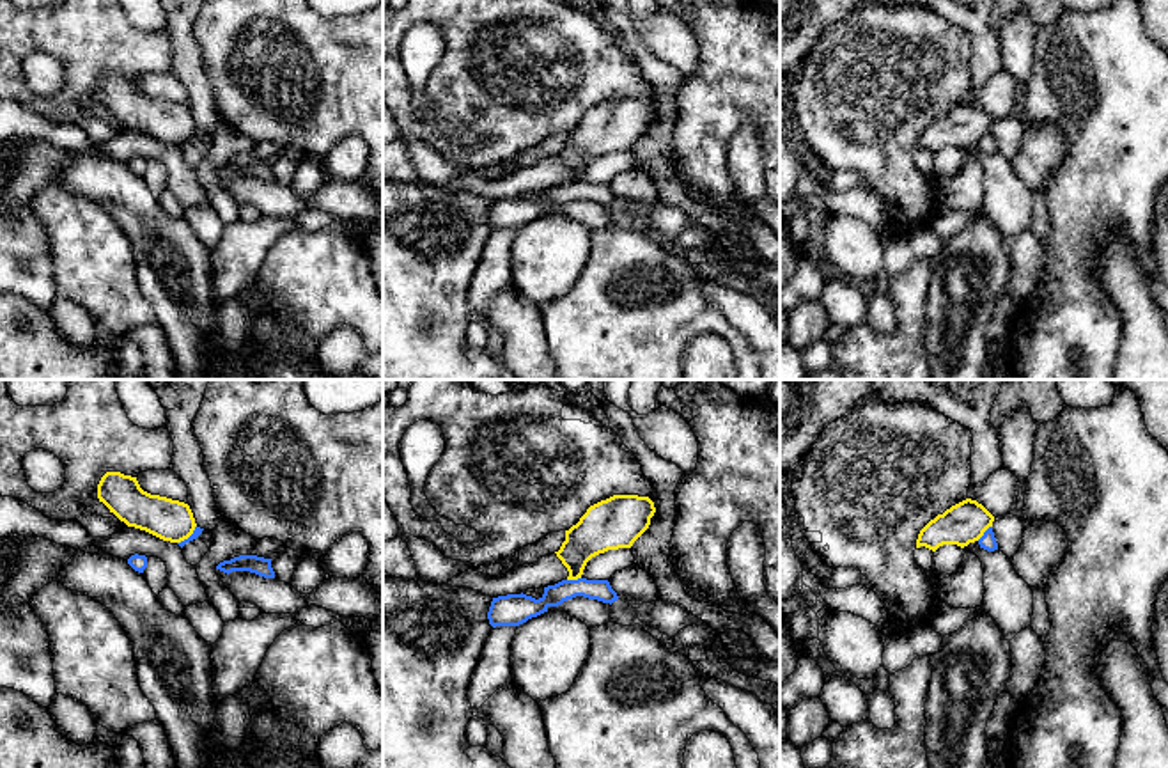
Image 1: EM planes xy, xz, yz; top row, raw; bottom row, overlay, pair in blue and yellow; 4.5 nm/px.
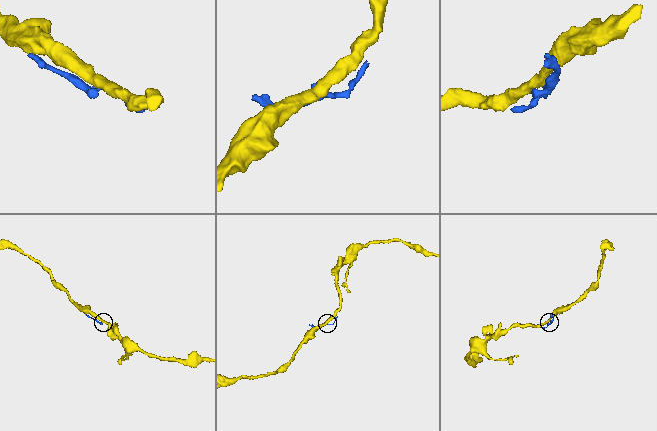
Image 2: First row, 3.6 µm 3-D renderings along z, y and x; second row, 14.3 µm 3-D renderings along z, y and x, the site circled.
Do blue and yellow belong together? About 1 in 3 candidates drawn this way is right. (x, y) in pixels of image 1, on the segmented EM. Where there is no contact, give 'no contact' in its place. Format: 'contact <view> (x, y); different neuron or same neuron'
contact yz (984, 532); different neuron

